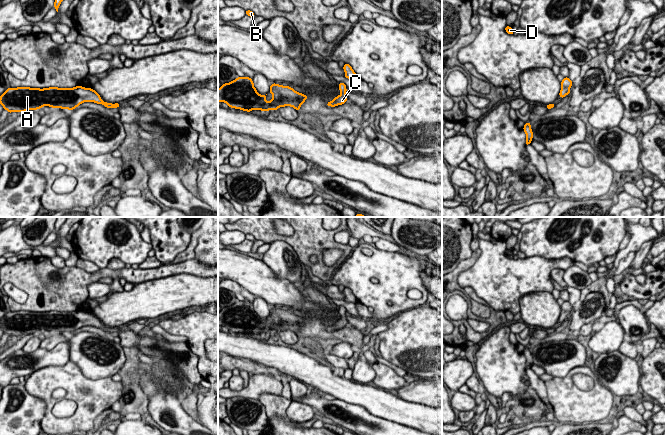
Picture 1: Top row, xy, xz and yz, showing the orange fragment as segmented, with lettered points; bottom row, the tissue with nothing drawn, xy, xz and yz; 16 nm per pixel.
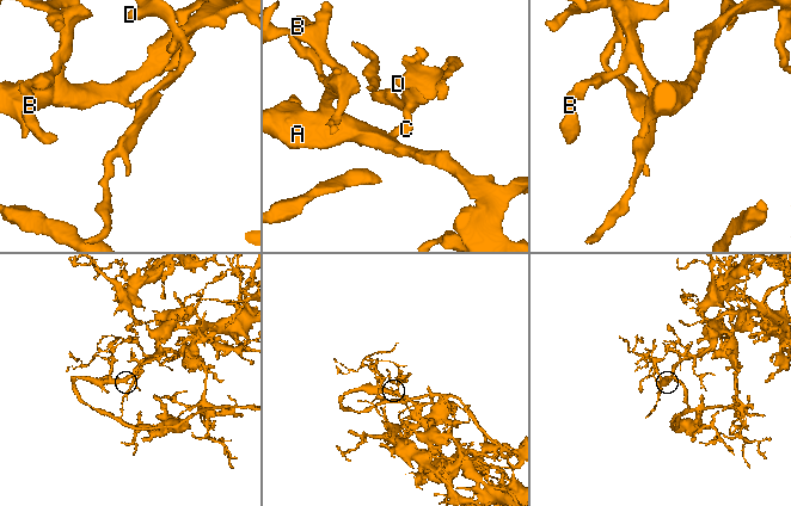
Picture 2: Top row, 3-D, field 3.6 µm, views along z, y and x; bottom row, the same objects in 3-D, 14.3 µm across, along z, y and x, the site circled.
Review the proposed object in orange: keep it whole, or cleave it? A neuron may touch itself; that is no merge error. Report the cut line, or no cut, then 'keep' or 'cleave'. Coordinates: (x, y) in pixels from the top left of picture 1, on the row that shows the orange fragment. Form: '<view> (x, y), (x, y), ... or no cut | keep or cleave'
no cut | keep

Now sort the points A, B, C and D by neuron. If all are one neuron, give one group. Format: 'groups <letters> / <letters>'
groups A B C D

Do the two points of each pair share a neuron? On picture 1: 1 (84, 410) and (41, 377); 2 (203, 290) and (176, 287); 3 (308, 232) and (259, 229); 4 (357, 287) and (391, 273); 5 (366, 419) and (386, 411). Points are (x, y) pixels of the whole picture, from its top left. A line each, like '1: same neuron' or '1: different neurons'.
1: same neuron
2: same neuron
3: same neuron
4: same neuron
5: different neurons

